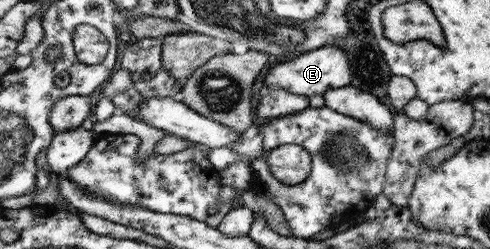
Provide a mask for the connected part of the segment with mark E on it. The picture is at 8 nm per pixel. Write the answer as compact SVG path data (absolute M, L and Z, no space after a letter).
M322 45L320 48L267 69L263 83L272 89L287 89L290 93L305 95L308 98L312 95L322 96L330 89L338 89L350 83L350 63L342 49Z

